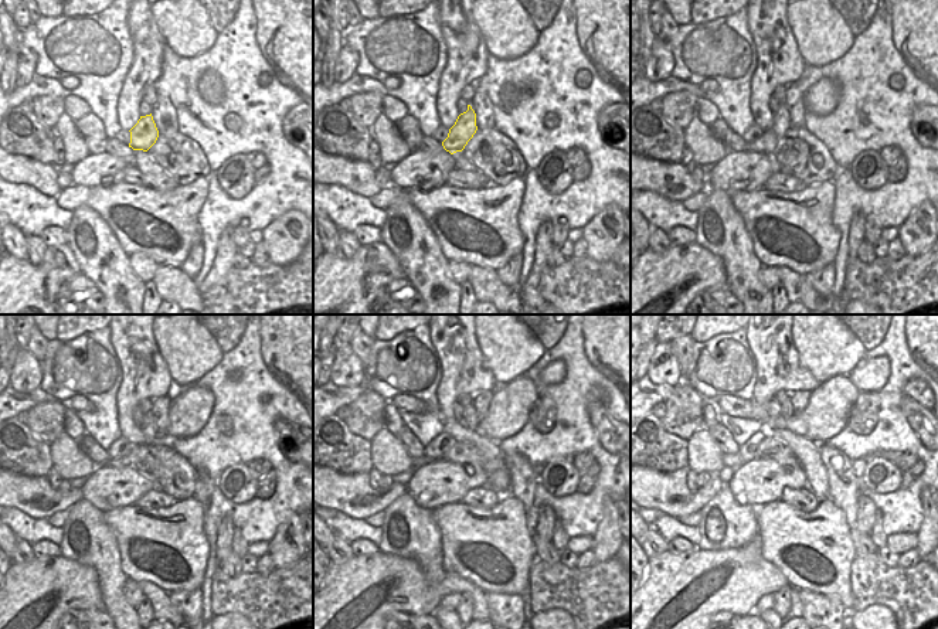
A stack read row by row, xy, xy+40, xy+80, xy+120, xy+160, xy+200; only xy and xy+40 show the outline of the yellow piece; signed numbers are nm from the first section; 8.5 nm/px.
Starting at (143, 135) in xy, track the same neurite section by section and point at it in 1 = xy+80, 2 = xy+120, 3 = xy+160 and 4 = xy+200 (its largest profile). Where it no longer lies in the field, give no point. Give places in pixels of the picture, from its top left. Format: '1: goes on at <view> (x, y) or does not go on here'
1: goes on at xy+80 (767, 143)
2: goes on at xy+120 (149, 428)
3: goes on at xy+160 (469, 414)
4: goes on at xy+200 (787, 411)

